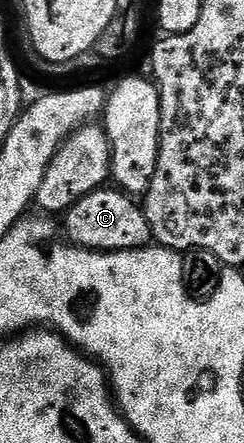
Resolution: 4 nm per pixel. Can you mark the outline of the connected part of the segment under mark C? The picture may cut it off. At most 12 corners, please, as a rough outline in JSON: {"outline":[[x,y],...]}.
{"outline":[[113,186],[63,216],[63,236],[93,252],[146,247],[144,207]]}

